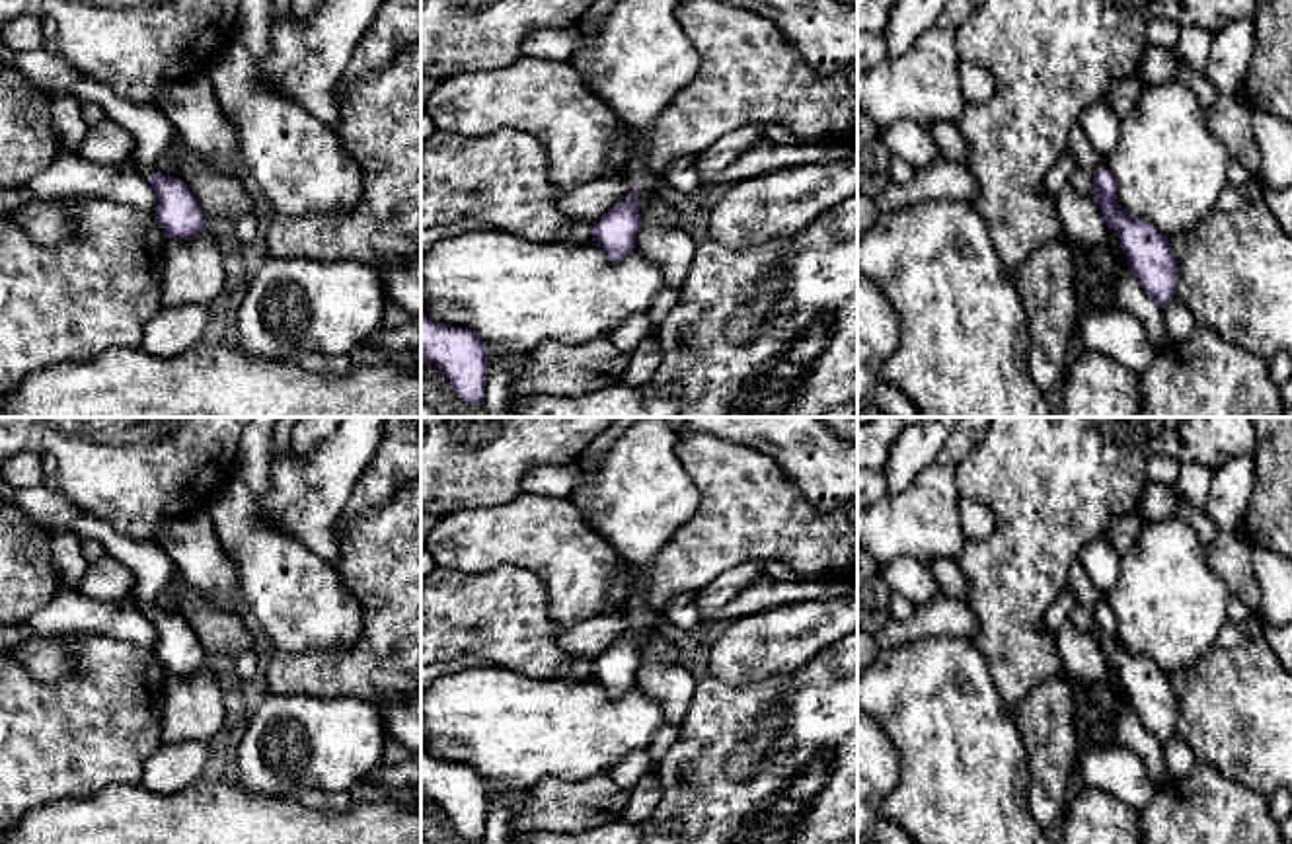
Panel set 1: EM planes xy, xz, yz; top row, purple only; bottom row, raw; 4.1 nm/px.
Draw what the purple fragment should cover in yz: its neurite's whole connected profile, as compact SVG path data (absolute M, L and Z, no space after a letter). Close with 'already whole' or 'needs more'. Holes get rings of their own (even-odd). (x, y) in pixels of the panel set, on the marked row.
M1097 101L1082 111L1076 125L1083 129L1099 154L1099 164L1093 172L1093 193L1089 197L1097 205L1107 226L1117 232L1128 267L1144 292L1159 308L1169 306L1175 302L1179 283L1179 267L1169 238L1150 220L1132 216L1121 207L1117 183L1109 170L1109 156L1119 140L1121 119L1105 101Z; needs more

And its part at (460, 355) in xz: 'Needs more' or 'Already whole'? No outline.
Already whole

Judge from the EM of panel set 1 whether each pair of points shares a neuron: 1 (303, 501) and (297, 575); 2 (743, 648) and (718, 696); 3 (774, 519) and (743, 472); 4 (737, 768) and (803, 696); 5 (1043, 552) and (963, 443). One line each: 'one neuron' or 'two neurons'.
1: two neurons
2: two neurons
3: one neuron
4: two neurons
5: two neurons

